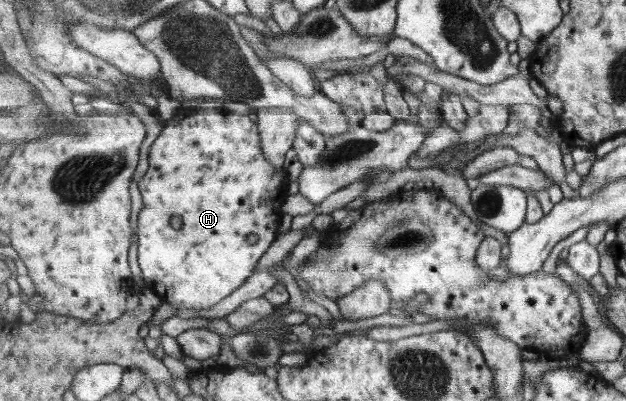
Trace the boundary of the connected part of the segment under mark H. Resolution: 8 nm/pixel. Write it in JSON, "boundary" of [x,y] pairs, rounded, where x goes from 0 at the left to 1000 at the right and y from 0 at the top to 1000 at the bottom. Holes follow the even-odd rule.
{"boundary":[[[251,239],[252,264],[249,277],[264,292],[264,319],[256,342],[241,364],[238,379],[238,416],[230,441],[222,451],[227,489],[230,489],[230,524],[224,529],[224,608],[220,608],[220,656],[228,683],[228,698],[235,718],[246,721],[262,748],[278,763],[278,768],[310,768],[326,773],[355,753],[364,743],[375,723],[380,723],[399,688],[404,688],[411,671],[411,658],[419,641],[423,641],[438,601],[446,586],[447,544],[454,499],[460,491],[460,439],[457,424],[444,429],[442,419],[427,397],[420,377],[415,319],[412,299],[403,299],[396,287],[361,279],[355,272],[318,272],[329,264],[327,247],[278,247],[273,239]],[[275,539],[289,539],[292,561],[281,574],[275,564]],[[409,584],[412,596],[407,606],[396,603],[396,589]]]}

